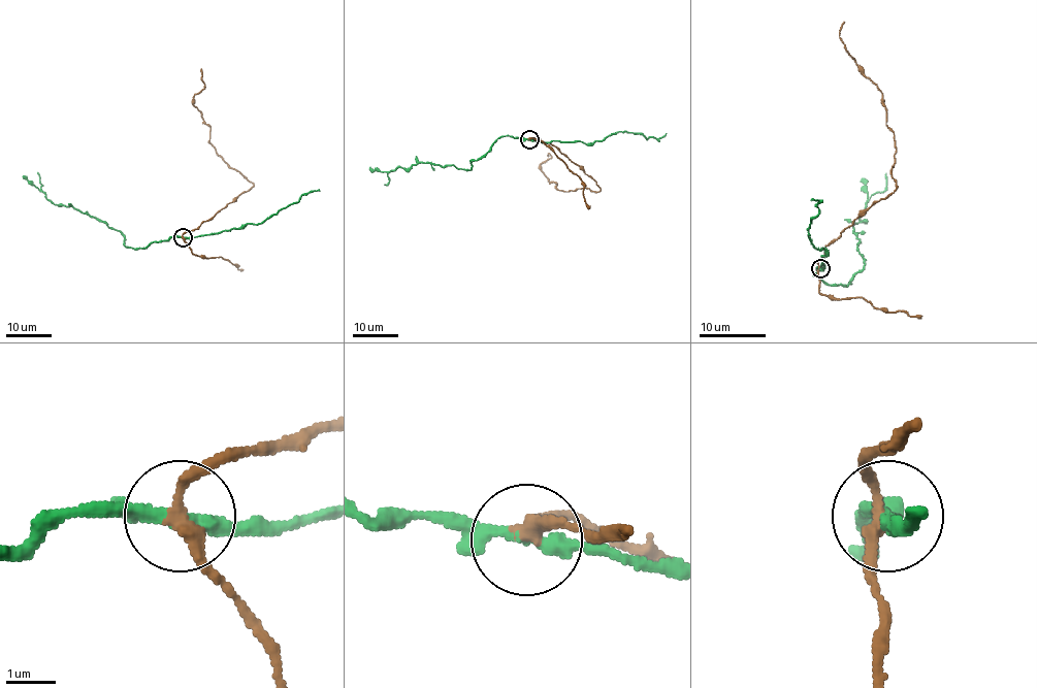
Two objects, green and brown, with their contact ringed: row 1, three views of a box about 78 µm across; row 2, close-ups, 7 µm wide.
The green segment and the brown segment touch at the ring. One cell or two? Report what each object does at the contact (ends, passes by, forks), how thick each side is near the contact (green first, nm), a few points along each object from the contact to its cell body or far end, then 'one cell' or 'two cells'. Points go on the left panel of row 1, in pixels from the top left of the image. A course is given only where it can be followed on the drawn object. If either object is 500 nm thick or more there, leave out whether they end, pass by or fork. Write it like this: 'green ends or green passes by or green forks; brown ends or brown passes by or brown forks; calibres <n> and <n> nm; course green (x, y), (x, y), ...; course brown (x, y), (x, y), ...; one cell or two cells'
green passes by; brown passes by; calibres 280 and 260 nm; course green (182, 236), (154, 241), (147, 248), (126, 247), (120, 232), (95, 218), (51, 202), (40, 189), (37, 171); course brown (182, 236), (254, 185), (233, 169), (209, 141), (211, 127), (193, 104), (194, 96), (204, 88), (201, 68); two cells

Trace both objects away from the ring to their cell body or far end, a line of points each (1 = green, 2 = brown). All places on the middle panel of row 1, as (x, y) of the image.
1: (528, 139), (500, 136), (466, 170), (419, 162), (409, 168), (397, 166), (387, 173), (387, 184), (384, 185)
2: (528, 139), (554, 145), (601, 190), (565, 192), (556, 187), (540, 170), (551, 157), (548, 155)

